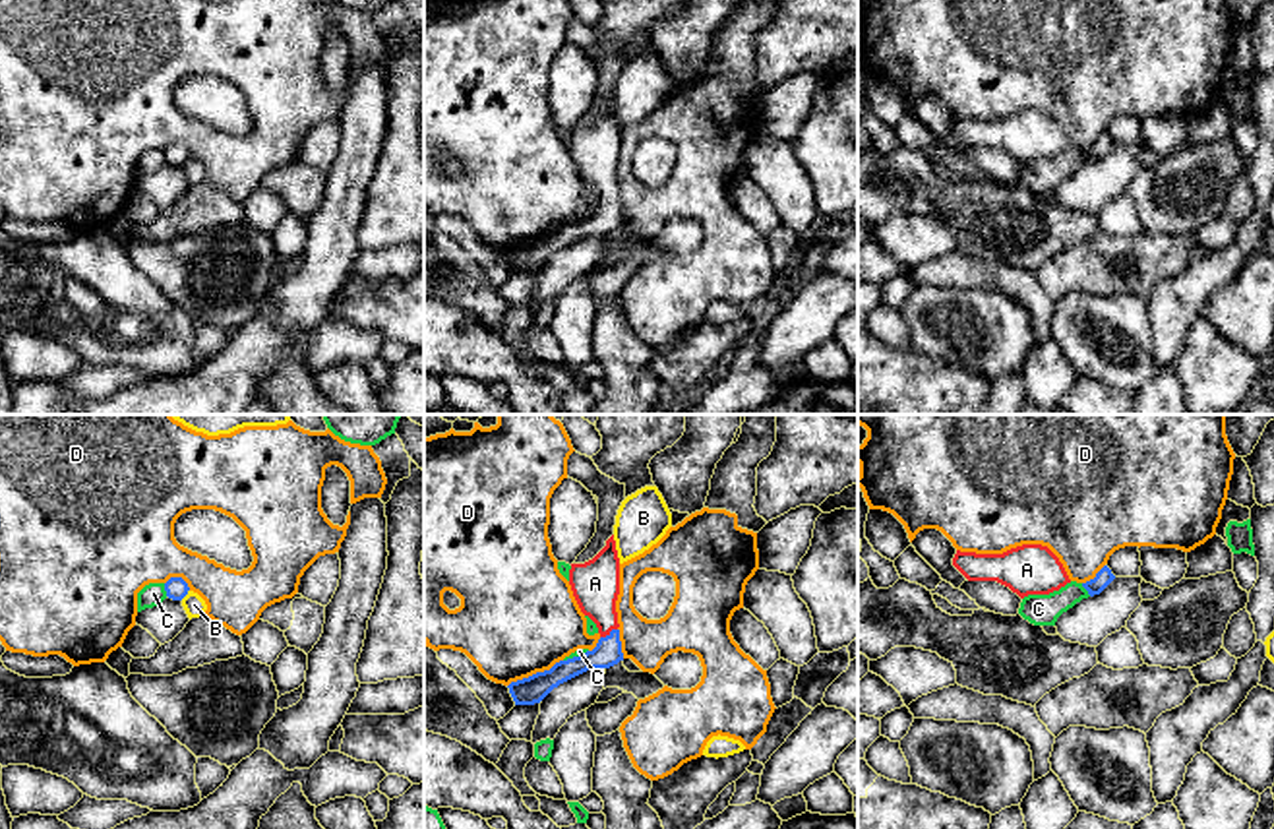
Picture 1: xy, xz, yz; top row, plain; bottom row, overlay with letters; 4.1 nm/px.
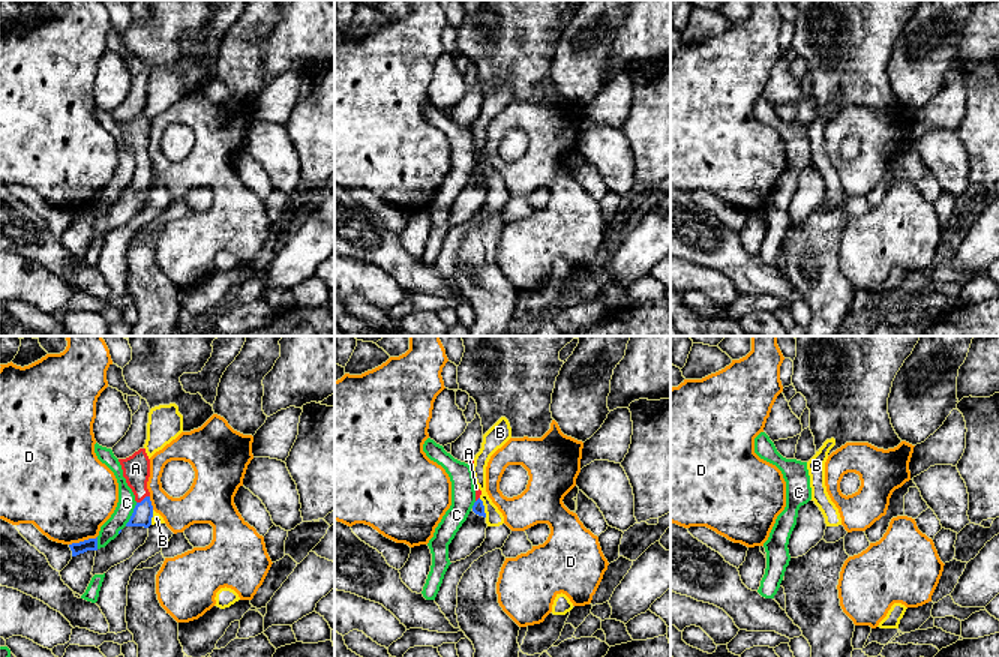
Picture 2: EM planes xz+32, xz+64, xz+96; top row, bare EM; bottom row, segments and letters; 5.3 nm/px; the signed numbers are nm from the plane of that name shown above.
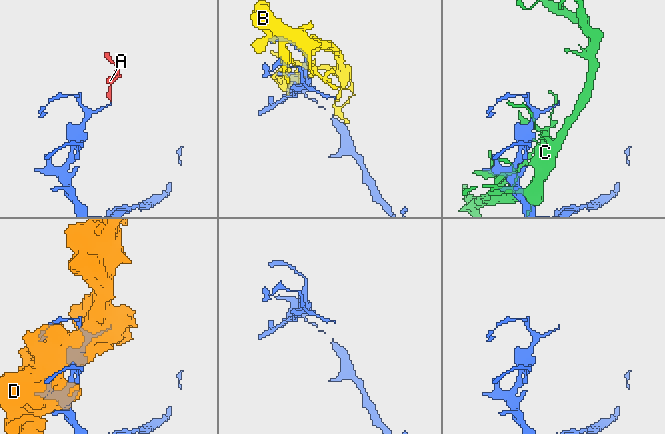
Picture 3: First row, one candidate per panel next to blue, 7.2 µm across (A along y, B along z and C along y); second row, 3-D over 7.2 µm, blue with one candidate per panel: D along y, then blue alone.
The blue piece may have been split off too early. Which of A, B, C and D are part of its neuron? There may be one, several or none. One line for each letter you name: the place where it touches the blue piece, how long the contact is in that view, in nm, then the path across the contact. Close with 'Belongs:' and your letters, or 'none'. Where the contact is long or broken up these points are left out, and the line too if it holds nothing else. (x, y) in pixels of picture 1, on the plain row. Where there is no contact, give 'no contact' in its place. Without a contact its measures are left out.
A: xz (610, 198) | 80 nm | across xz (606, 219), (610, 198), (597, 167), (595, 150)
Belongs: A

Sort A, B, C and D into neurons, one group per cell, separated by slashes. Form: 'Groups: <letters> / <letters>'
Groups: A / B / C / D

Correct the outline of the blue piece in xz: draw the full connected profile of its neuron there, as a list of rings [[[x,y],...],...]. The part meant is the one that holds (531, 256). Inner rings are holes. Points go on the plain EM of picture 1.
[[[614,101],[592,126],[571,130],[569,151],[581,178],[596,190],[600,205],[592,217],[560,227],[550,236],[511,248],[507,254],[515,271],[540,269],[560,250],[587,236],[610,234],[623,227],[616,178],[620,124]]]

